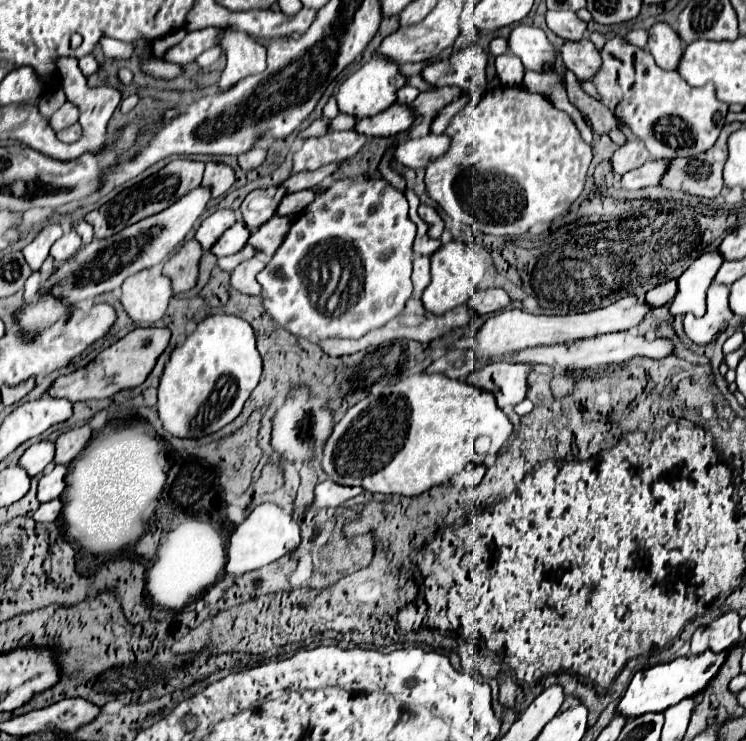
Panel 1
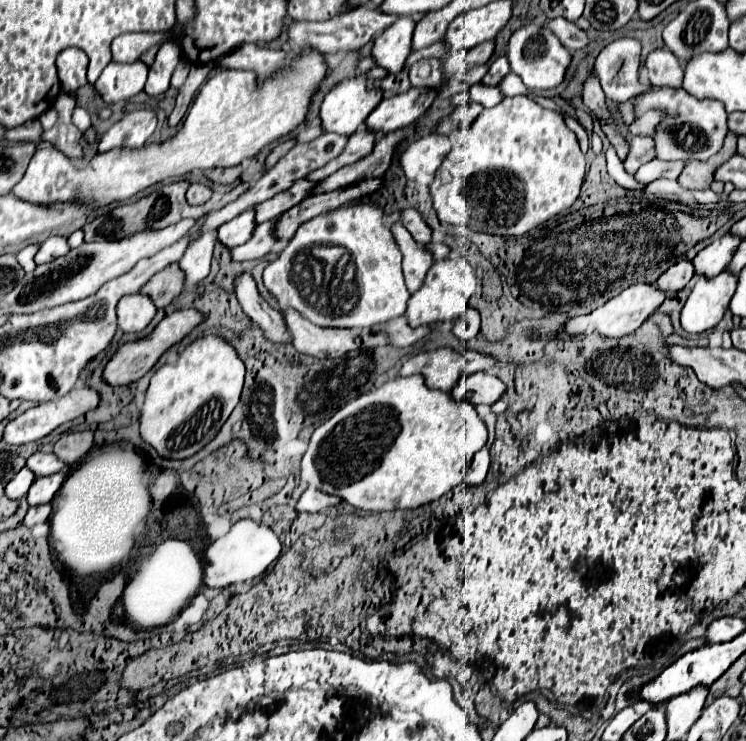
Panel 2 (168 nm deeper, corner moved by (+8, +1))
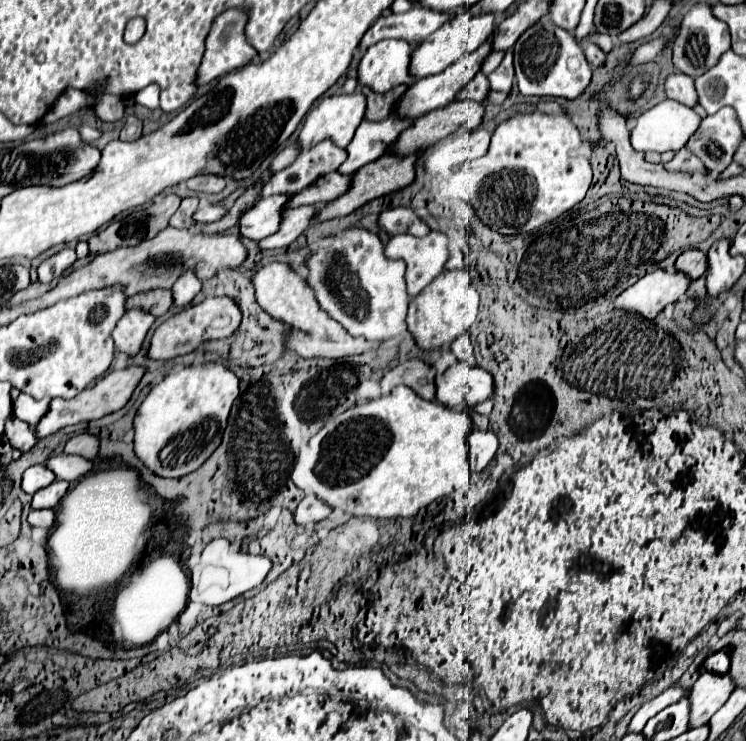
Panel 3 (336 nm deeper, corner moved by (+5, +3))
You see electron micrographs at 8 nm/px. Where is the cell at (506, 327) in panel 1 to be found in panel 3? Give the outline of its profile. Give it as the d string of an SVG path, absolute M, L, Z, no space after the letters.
M656 269L620 293L614 301L614 307L654 319L668 303L676 303L688 291L690 283L690 277L684 273Z

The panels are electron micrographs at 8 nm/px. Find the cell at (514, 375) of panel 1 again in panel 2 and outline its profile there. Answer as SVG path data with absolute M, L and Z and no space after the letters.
M473 373L469 377L461 377L459 383L453 387L451 395L457 401L467 399L473 405L485 403L485 405L493 405L495 401L499 401L505 393L505 383L491 373Z

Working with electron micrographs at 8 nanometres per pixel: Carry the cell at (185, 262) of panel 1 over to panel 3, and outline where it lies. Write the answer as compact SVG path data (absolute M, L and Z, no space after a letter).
M154 289L154 291L146 291L146 293L138 293L130 299L126 299L126 309L142 309L146 313L152 313L154 317L160 317L164 313L170 311L170 305L172 305L172 297L170 297L170 291L166 289Z

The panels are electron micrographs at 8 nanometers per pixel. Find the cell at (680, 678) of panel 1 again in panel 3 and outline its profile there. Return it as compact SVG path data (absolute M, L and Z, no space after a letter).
M724 649L724 651L718 651L718 653L712 653L704 663L702 667L704 669L710 669L710 671L716 671L716 673L726 673L730 669L730 649Z

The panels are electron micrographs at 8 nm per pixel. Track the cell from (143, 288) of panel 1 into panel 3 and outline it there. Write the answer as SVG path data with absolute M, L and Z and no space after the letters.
M142 309L126 311L112 335L116 351L128 357L134 357L142 349L142 343L152 323L154 323L154 317L150 313L142 313Z

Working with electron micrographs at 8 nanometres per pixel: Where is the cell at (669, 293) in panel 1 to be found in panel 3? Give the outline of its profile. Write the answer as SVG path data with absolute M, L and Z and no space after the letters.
M690 249L690 251L684 251L678 259L676 259L676 269L678 271L684 271L690 279L698 279L706 273L708 269L708 257L704 251L696 251L696 249Z

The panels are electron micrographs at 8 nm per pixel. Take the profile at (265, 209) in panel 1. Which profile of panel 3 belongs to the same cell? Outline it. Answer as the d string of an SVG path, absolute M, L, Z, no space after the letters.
M338 171L328 173L326 177L314 181L314 185L302 189L302 193L296 193L294 201L290 201L290 207L322 205L322 201L334 201L350 189L350 183L352 175L342 175Z

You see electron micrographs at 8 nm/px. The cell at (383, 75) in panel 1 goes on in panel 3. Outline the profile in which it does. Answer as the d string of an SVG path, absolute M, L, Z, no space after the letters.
M356 91L352 95L322 97L320 103L308 113L308 117L304 121L304 127L302 127L300 137L298 137L298 147L304 151L304 149L310 149L310 147L318 145L324 139L332 139L336 147L344 149L352 141L356 127L362 123L364 111L366 111L366 97L360 91Z

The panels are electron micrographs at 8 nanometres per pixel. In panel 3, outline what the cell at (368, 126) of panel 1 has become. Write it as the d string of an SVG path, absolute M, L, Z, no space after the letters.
M486 39L474 53L468 53L466 57L458 59L454 65L450 65L450 69L444 69L442 73L436 73L436 75L430 75L430 77L424 77L422 81L416 81L414 87L410 87L402 99L398 101L398 107L396 107L396 115L398 117L418 117L418 115L426 115L430 113L432 109L438 109L440 105L448 105L450 101L454 101L456 93L480 71L484 59L488 57L488 53L492 51L492 41Z

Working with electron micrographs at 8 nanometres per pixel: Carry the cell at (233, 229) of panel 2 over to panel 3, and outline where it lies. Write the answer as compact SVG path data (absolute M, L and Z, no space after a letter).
M270 195L266 199L260 199L250 211L246 211L240 219L240 235L260 241L272 233L282 223L284 205L290 201L290 195Z

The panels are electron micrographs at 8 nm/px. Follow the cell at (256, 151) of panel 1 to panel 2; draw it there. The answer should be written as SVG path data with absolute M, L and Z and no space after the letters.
M235 165L235 167L229 167L229 169L213 169L207 173L207 177L211 181L219 181L219 183L233 183L237 181L241 175L241 165Z

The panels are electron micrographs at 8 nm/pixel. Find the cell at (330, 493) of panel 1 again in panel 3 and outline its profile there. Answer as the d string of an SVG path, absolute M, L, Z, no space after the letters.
M306 495L300 501L300 505L294 513L294 519L298 525L314 525L314 523L326 519L330 513L332 513L330 507L322 505L322 501L318 501L314 495Z

